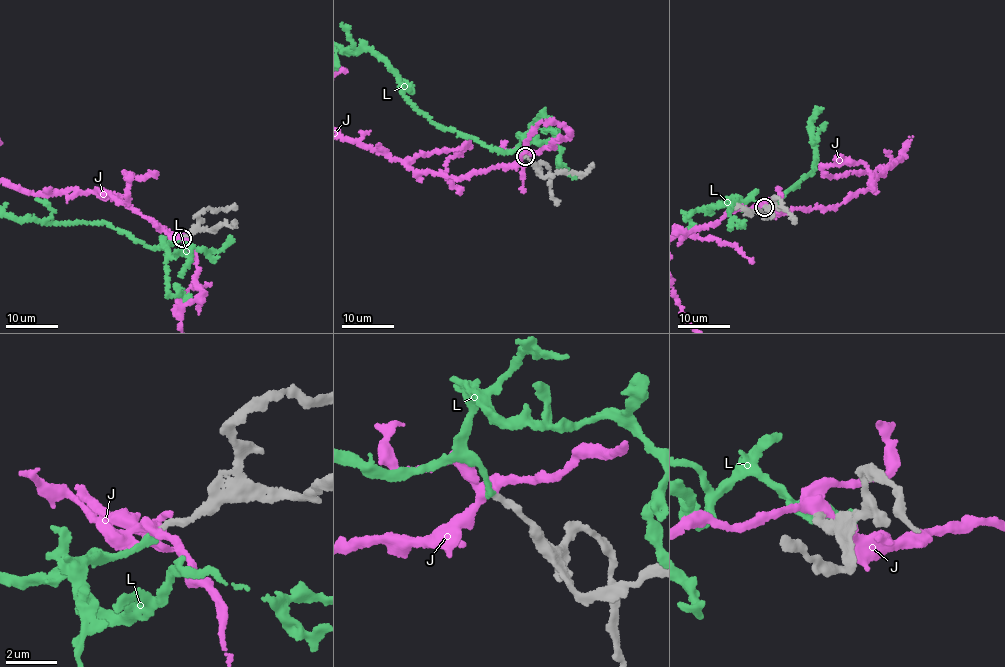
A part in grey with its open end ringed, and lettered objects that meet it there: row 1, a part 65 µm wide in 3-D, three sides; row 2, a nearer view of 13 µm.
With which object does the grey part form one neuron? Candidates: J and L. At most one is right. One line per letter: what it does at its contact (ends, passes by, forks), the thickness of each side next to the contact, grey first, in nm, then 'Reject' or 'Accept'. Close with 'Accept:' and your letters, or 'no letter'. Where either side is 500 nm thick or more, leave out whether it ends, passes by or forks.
J: It forks there. Thickness 280 nm (grey) against 340 nm. Reject
L: It ends there. Thickness 260 nm (grey) against 280 nm. Accept
Accept: L

